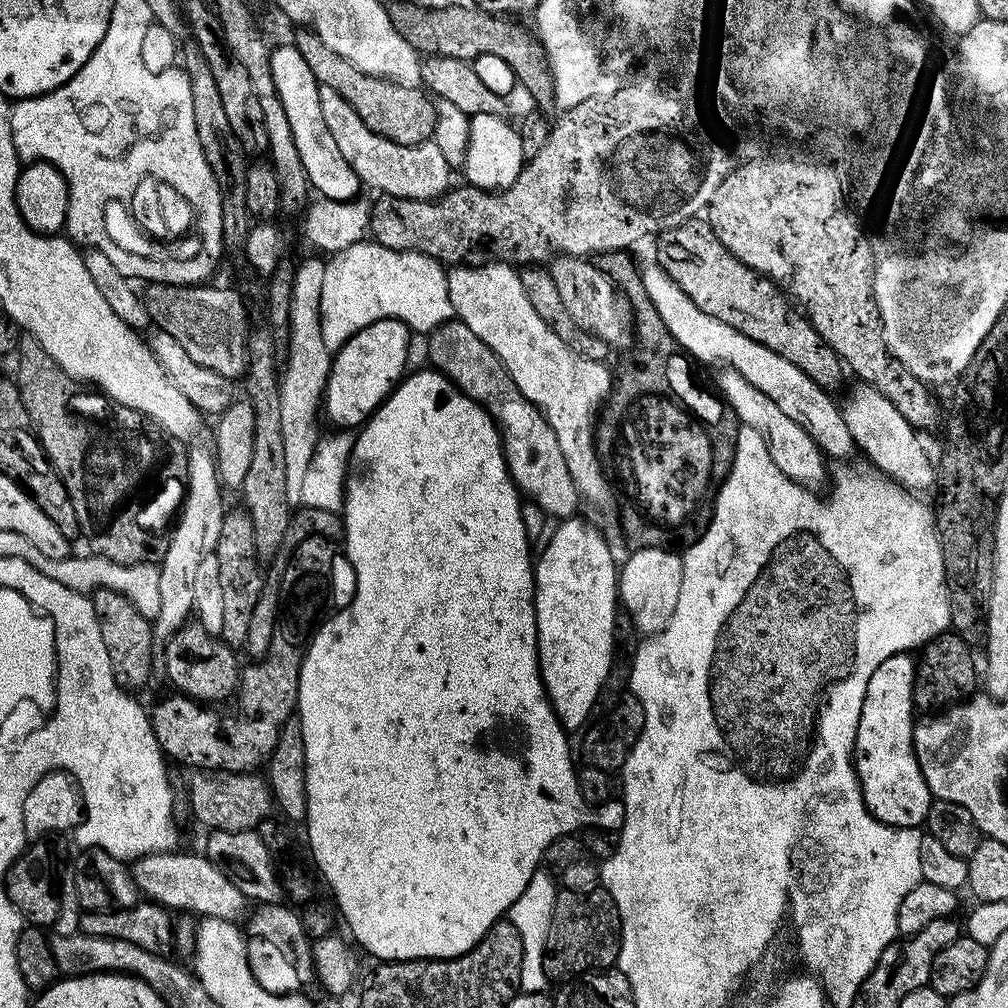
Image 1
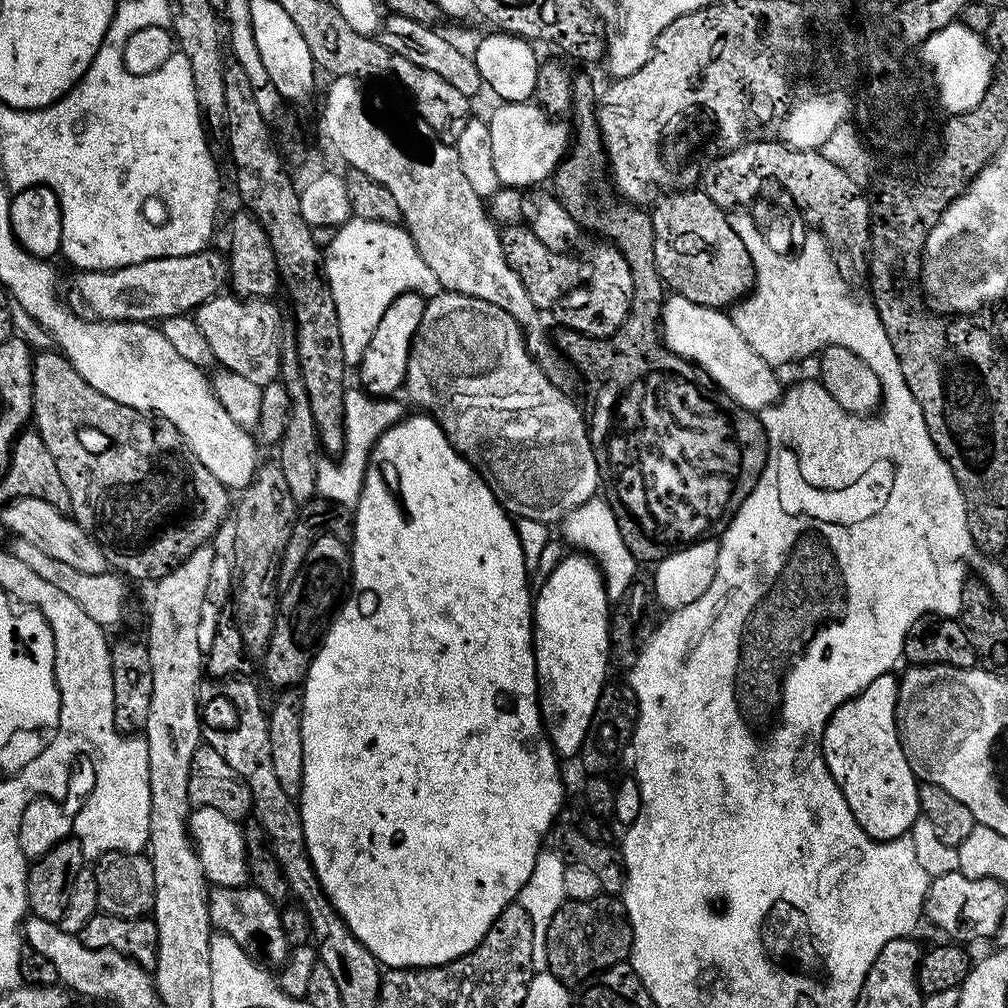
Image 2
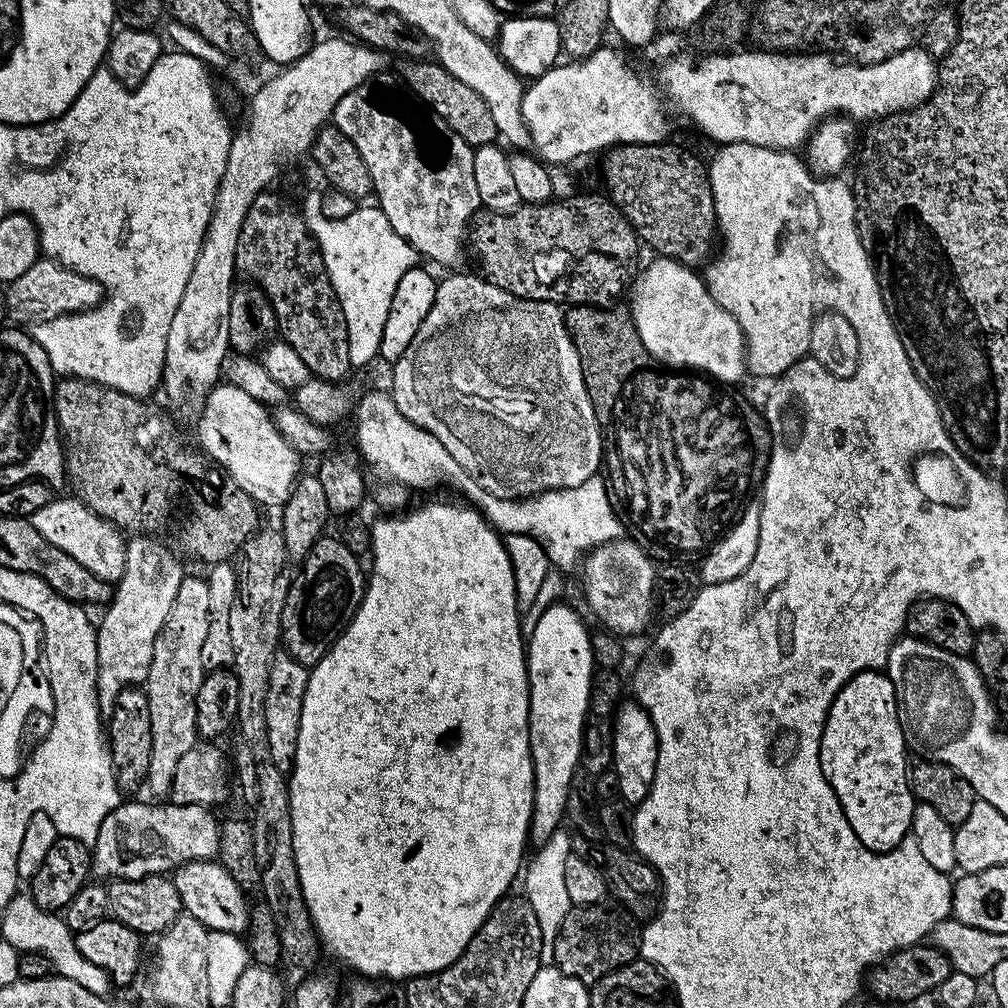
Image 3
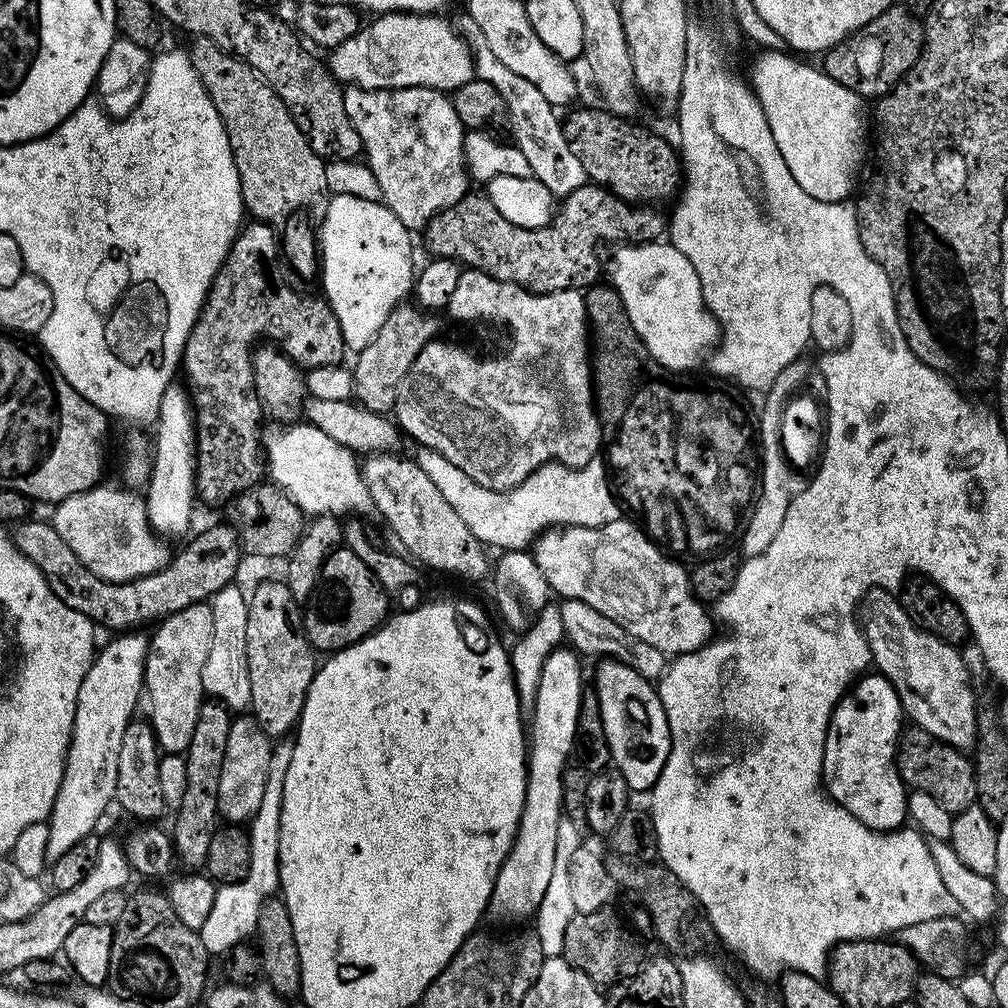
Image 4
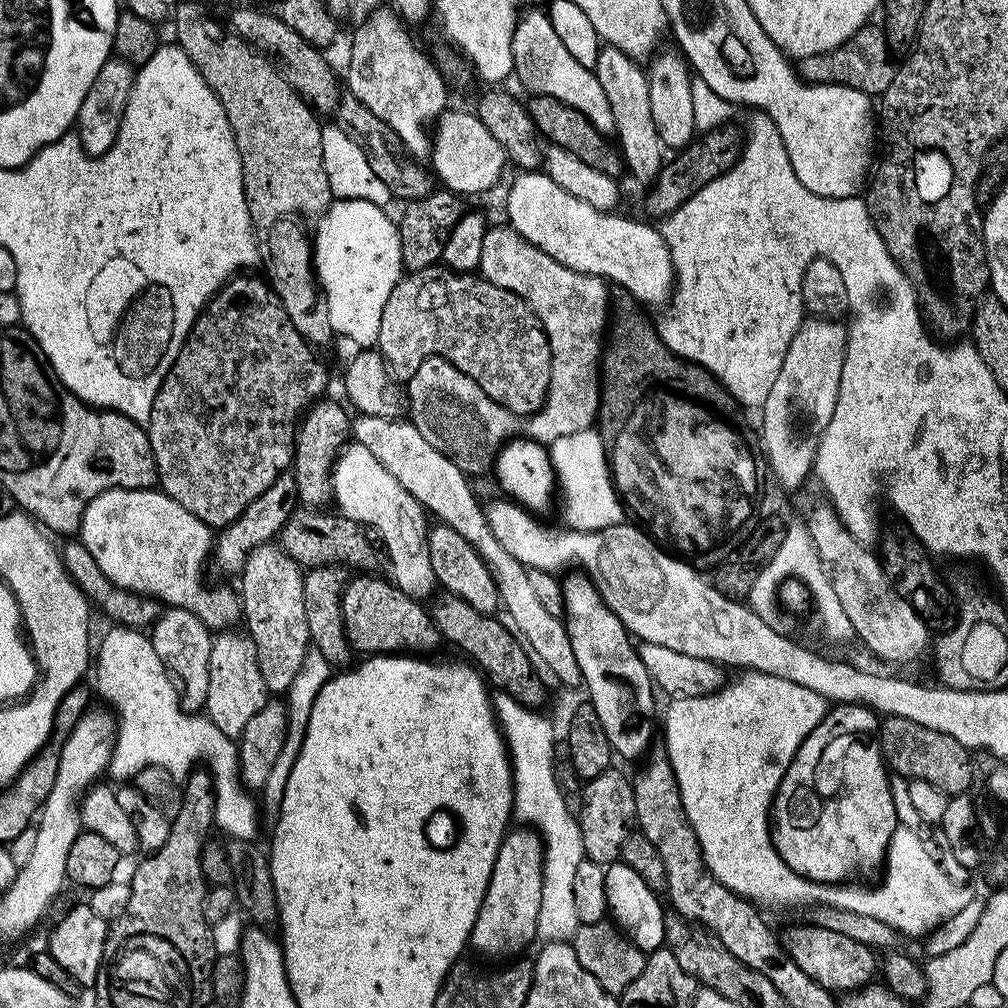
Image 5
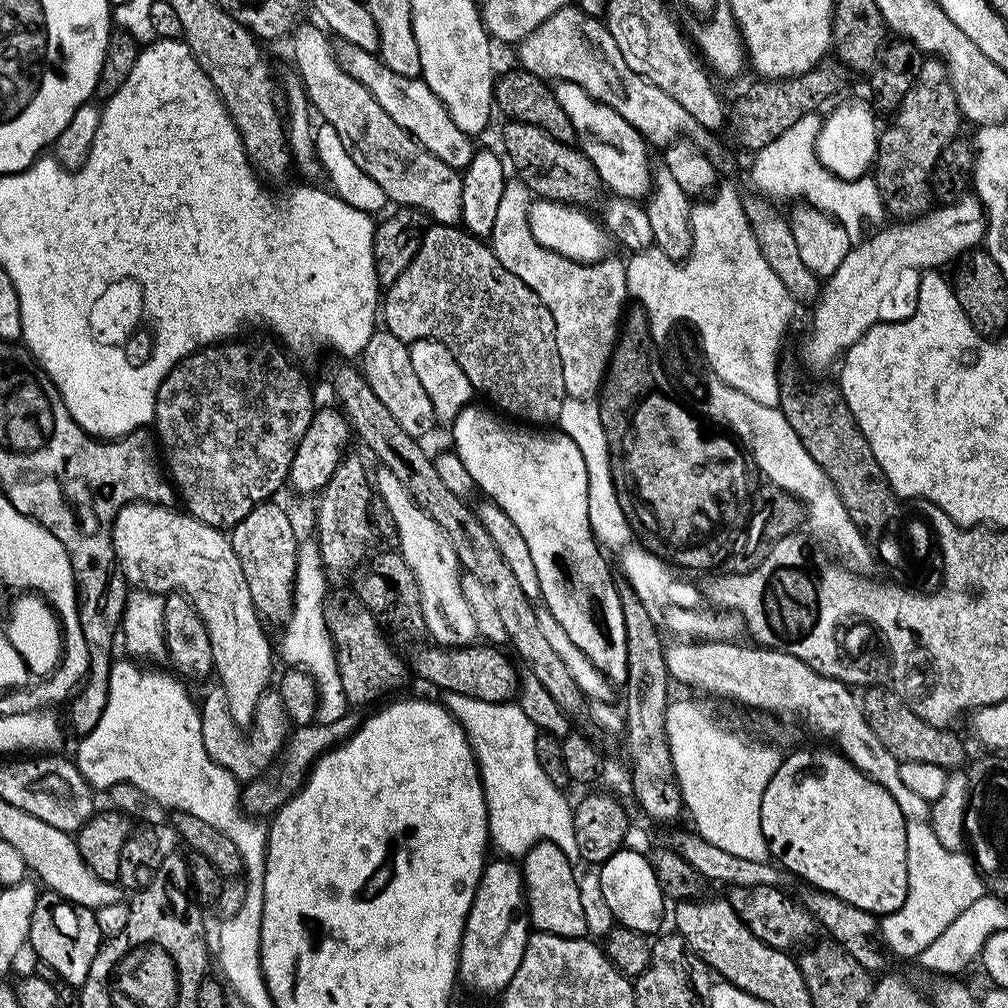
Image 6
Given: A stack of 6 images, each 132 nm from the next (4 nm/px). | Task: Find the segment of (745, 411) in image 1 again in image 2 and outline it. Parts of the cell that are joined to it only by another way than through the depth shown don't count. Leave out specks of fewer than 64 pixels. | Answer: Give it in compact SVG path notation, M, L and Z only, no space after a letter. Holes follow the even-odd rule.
M675 294L664 302L664 313L660 316L662 339L672 352L691 360L697 368L703 368L708 377L718 385L734 402L744 408L759 410L775 404L782 395L782 384L776 381L773 365L766 363L738 334L731 315L718 308L707 308L690 302Z

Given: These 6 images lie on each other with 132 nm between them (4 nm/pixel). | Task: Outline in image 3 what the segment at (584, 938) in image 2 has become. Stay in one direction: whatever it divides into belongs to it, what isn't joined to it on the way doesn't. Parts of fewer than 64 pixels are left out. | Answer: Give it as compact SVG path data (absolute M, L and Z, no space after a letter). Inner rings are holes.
M615 902L569 907L568 913L559 917L558 924L560 929L556 937L550 940L551 963L560 968L562 974L578 978L589 986L606 974L631 964L640 955L641 929L637 917Z

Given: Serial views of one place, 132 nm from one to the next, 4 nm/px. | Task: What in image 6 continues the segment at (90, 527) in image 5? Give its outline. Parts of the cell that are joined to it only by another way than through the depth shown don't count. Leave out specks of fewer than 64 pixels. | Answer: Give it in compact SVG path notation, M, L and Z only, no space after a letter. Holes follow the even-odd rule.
M143 502L121 508L120 513L112 520L112 545L116 551L116 560L125 580L133 589L159 594L177 592L187 596L202 618L206 634L210 634L214 676L215 679L220 679L217 681L226 694L230 714L236 724L251 725L252 717L256 714L256 703L264 692L269 691L271 685L268 683L272 680L273 641L271 644L264 633L265 625L256 613L254 598L250 598L250 586L246 586L246 574L242 574L242 566L238 562L238 554L234 554L231 539L221 529L195 520L187 511L175 512L174 509L172 506Z

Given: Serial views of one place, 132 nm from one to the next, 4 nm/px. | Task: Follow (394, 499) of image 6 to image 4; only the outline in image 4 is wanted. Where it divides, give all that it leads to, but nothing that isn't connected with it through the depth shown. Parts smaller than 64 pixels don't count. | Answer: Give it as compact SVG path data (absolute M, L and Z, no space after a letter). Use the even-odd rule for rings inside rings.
M292 422L281 432L263 437L266 453L266 472L271 483L288 495L306 514L362 514L372 512L374 505L370 490L357 457L349 448L343 448L334 438L322 434L307 422Z

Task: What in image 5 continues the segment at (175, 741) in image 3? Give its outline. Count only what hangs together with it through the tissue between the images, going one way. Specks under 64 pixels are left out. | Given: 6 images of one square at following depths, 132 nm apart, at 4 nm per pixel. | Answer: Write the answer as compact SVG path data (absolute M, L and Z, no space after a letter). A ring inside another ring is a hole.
M165 607L155 624L150 629L150 639L158 658L162 658L165 668L174 677L180 694L180 706L185 712L199 713L206 702L206 690L210 690L210 650L213 633L190 610L185 608Z

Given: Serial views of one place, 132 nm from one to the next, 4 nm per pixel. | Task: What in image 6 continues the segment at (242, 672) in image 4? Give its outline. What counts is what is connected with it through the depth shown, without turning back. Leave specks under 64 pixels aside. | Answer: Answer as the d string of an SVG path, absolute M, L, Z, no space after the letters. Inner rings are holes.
M213 686L205 694L204 701L199 701L198 707L202 718L202 742L206 746L206 754L210 754L212 761L225 768L237 781L247 782L264 775L270 768L268 755L276 751L279 753L285 747L290 721L284 713L284 703L279 691L269 690L262 694L262 698L256 703L256 714L250 725L252 733L249 736L244 733L247 731L242 730L241 725L234 722L223 688Z

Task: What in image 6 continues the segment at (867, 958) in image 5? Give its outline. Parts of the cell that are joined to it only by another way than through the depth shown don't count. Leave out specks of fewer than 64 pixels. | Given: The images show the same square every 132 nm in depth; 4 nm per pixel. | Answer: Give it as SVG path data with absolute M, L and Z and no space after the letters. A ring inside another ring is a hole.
M770 886L729 887L726 899L733 907L734 913L738 914L738 918L742 918L746 930L754 934L754 938L766 942L766 946L778 952L791 953L792 948L803 949L813 943L811 940L815 938L816 932L818 933L818 925L816 917L808 911L807 907L801 901L799 904L794 897L787 896L782 888L780 886L774 888Z

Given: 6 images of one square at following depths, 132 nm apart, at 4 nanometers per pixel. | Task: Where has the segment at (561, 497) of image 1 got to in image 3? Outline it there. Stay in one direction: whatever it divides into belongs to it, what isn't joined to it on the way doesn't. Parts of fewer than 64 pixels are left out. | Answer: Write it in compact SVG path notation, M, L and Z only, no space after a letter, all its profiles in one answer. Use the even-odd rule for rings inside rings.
M456 272L437 283L434 306L430 306L430 314L426 314L422 326L418 326L418 334L414 334L410 346L406 346L406 354L402 354L402 358L398 358L391 365L390 393L394 403L401 410L403 417L438 438L458 465L462 466L462 469L478 482L482 490L488 491L490 495L506 500L519 500L539 492L578 487L601 471L604 460L604 438L598 418L594 414L594 406L590 402L588 387L582 378L582 362L578 362L578 350L574 350L574 342L566 330L565 309L549 300L524 300L521 296L515 296L494 286L483 275L475 275Z

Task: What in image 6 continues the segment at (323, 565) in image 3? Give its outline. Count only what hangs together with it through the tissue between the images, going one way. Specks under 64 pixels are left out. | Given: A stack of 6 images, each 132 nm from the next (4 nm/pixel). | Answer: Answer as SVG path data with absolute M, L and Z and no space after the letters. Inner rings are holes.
M473 642L467 648L431 647L418 649L412 660L410 658L411 671L415 675L417 672L426 683L444 692L478 698L482 702L506 704L517 699L521 673L516 672L517 665L507 651L504 653L504 650L487 642Z

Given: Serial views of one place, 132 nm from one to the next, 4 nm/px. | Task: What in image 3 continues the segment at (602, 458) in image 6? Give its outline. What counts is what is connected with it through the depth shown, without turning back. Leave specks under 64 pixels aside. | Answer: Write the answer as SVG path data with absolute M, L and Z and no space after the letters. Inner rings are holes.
M389 391L370 392L364 395L361 400L359 397L354 410L355 420L358 424L356 438L360 452L363 458L378 471L390 474L389 477L395 483L401 483L410 490L414 490L414 487L426 490L438 484L449 483L456 491L464 494L463 499L472 504L497 532L504 536L526 535L537 540L555 569L568 570L575 563L577 565L580 560L577 550L590 550L600 544L605 544L607 541L619 539L623 535L623 524L619 520L615 507L612 508L610 504L612 500L607 485L599 475L592 476L578 487L568 487L562 491L539 492L534 496L523 497L519 500L506 500L482 490L478 482L474 481L474 478L470 477L470 474L451 457L446 446L439 442L438 438L435 438L429 431L415 426L408 418L403 417Z

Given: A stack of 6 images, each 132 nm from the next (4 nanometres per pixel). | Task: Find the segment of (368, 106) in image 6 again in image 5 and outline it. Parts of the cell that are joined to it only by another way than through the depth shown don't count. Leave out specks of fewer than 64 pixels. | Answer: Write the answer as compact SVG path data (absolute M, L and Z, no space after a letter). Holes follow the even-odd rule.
M350 94L343 95L334 113L337 125L347 136L360 145L365 152L366 160L379 180L388 186L393 197L403 201L424 197L432 190L431 177L426 177L419 163L411 162L404 146L396 134L376 114L366 109L362 102L353 99Z

